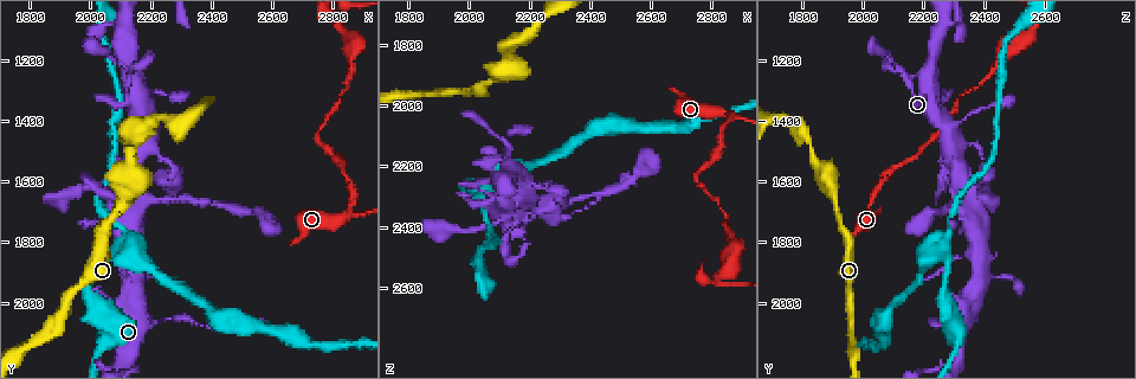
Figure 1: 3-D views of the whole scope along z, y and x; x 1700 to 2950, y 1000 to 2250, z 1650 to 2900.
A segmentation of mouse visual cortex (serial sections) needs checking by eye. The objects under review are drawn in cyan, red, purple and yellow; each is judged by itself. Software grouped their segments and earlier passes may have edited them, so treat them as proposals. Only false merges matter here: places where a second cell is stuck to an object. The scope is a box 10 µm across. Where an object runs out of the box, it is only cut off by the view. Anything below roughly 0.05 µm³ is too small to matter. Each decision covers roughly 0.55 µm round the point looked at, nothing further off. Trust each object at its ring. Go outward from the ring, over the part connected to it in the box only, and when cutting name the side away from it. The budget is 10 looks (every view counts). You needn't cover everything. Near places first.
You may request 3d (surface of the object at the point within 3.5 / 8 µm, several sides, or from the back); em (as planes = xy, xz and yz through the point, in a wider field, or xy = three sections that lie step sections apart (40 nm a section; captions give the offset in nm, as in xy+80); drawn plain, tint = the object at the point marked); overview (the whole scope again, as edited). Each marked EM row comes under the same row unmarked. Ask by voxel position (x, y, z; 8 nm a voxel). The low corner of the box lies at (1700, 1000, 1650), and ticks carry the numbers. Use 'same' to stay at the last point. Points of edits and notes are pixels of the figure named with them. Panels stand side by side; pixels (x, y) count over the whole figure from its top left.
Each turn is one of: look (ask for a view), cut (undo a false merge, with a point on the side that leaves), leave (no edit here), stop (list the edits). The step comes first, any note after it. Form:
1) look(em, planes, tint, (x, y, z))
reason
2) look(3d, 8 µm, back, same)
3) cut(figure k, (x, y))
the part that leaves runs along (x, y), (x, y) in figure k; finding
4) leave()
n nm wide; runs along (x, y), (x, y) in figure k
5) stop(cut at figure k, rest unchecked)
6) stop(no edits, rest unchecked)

look(3d, 3.5 µm, (2120, 1620, 1900))
thick turns thin

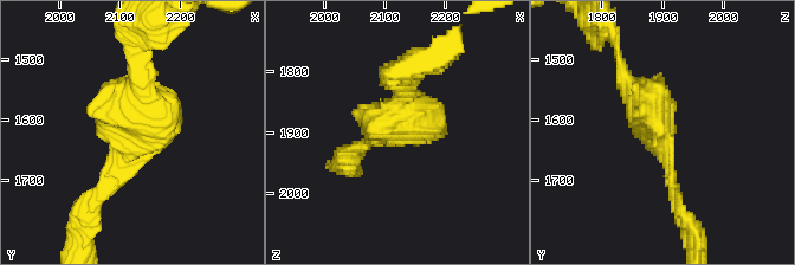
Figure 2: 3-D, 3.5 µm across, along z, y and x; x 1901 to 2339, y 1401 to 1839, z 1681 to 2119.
leave()
continuous, no second cell

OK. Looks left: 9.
look(3d, 8 µm, back, (2080, 1840, 2270))
four-way junction

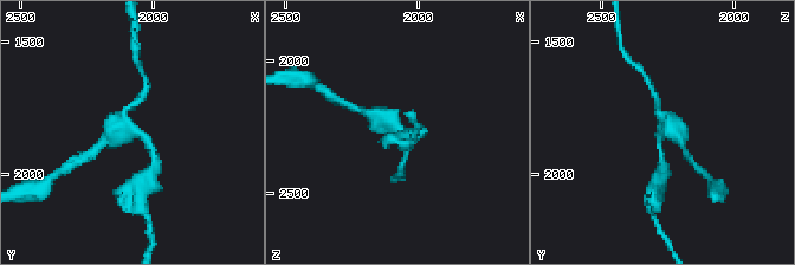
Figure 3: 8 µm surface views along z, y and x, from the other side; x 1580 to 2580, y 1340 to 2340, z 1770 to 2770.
look(3d, 3.5 µm, same)
zoom in

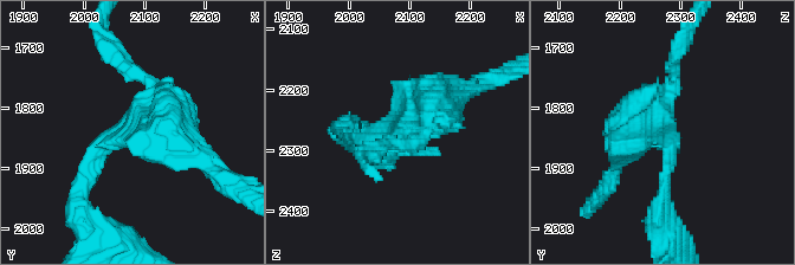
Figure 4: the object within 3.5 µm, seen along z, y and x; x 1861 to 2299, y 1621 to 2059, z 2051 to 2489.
look(em, xy, step 5, tint, (2075, 1835, 2265))
4 arms; arms of 150, 200, 450, 500 nm

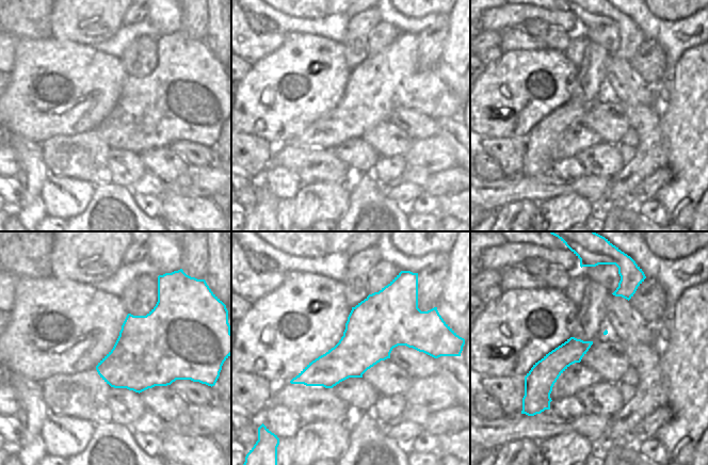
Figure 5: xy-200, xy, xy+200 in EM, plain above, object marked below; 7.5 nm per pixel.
leave()
all the same cell

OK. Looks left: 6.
look(3d, 3.5 µm, (2860, 1710, 2020))
sudden change in width

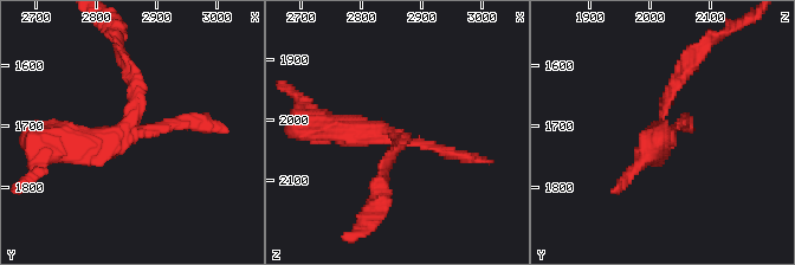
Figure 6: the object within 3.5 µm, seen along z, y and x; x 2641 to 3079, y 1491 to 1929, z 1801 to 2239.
look(em, planes, tint, (2860, 1710, 2025))
now the EM

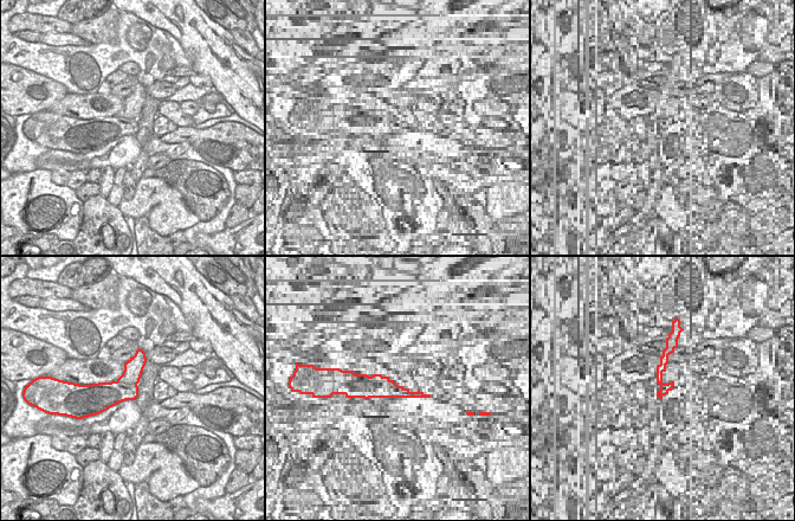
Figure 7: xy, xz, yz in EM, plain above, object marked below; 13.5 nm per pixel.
cut(figure 6, (131, 84))
the part that leaves runs along (125, 125), (136, 85), (115, 34) in figure 6; a second cell is stuck on

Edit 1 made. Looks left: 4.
look(3d, 3.5 µm, (2090, 1200, 2100))
narrows sharply

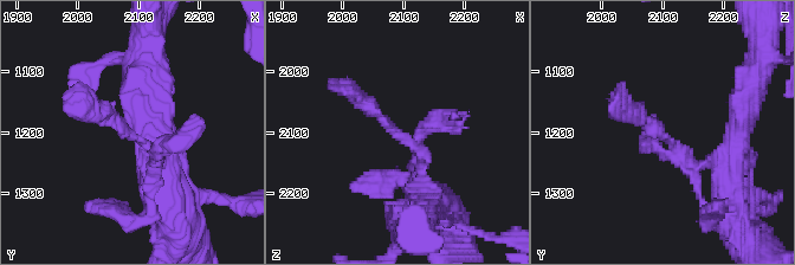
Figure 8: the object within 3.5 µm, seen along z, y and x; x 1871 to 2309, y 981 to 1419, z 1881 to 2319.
look(em, xy, step 5, tint, (2090, 1210, 2095))
shape alone is not enough

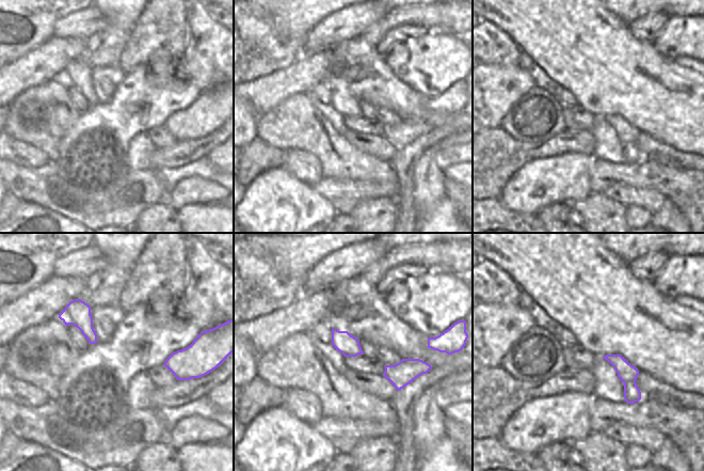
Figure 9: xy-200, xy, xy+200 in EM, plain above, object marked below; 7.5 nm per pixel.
leave()
runs along (425, 198), (420, 152), (341, 88) in figure 8; one cell here

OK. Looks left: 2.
stop(cut at figure 6, rest unchecked)

